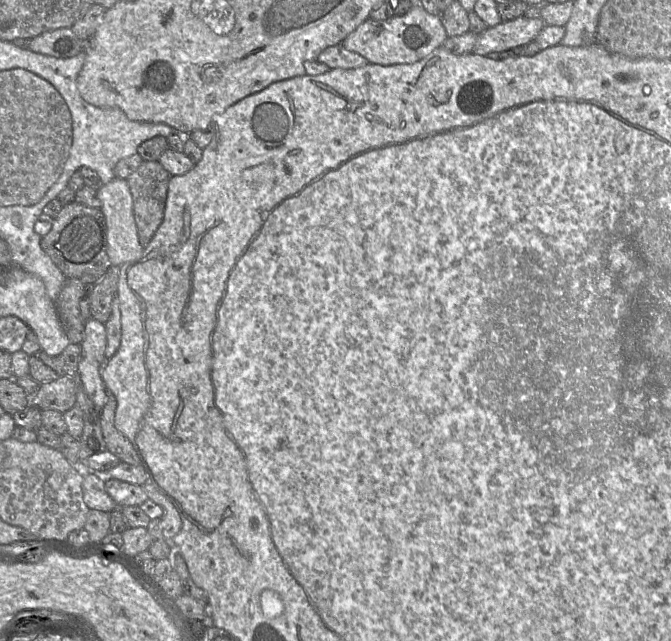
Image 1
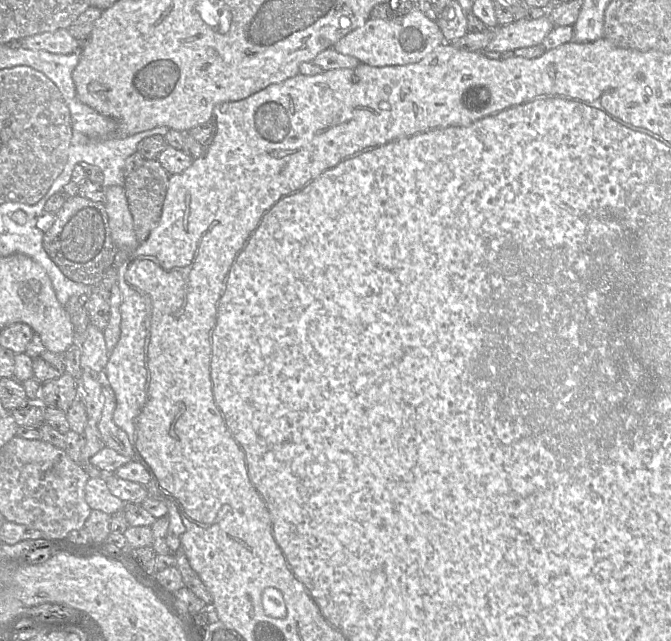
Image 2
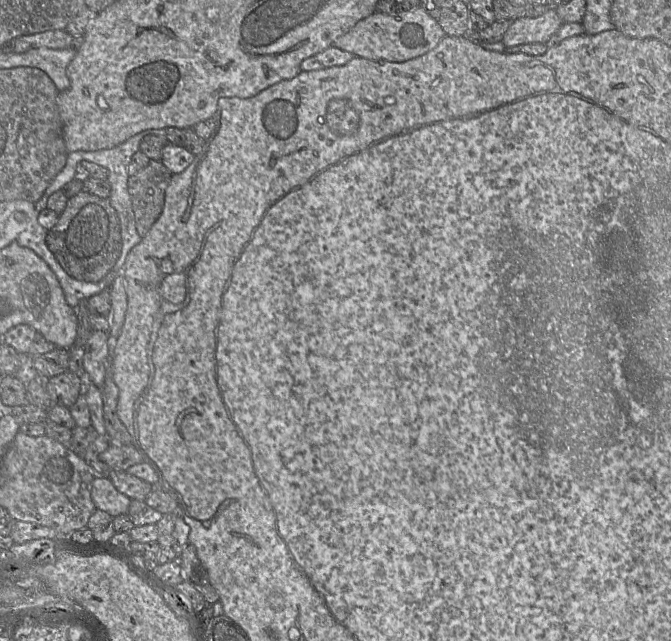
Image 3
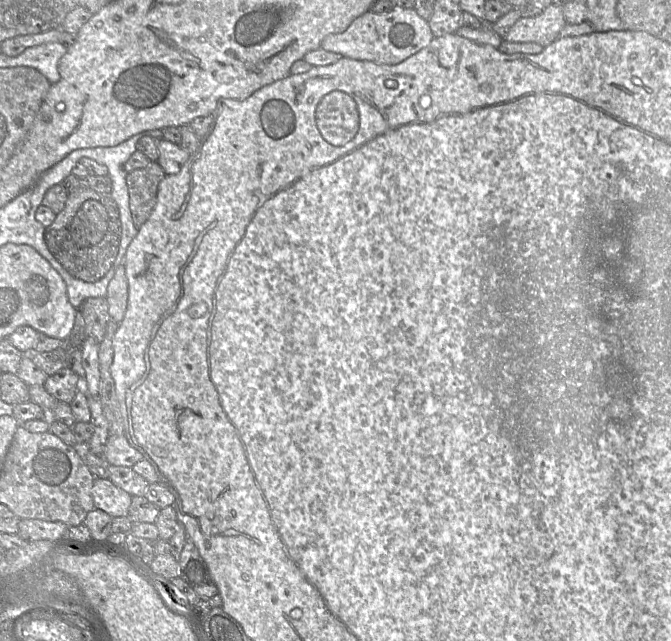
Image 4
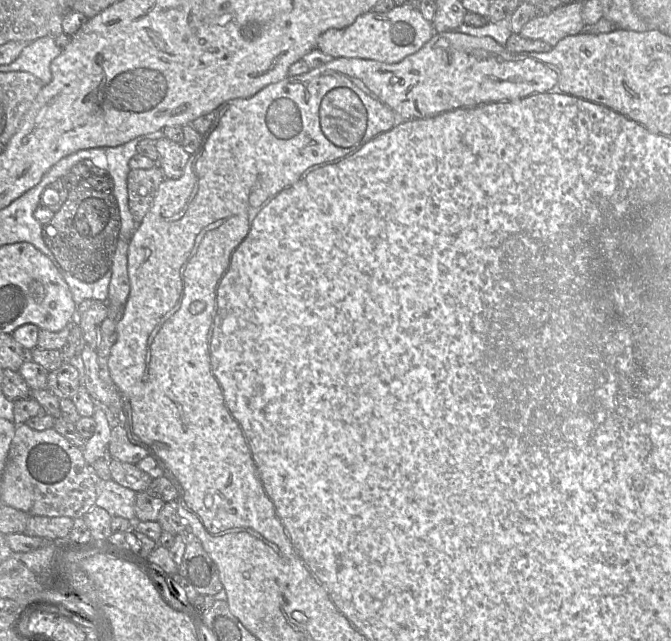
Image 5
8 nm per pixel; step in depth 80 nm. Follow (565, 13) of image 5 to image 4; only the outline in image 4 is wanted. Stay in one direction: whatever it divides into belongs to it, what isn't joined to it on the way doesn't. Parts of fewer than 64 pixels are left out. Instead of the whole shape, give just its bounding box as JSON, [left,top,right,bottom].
[504,4,566,47]

